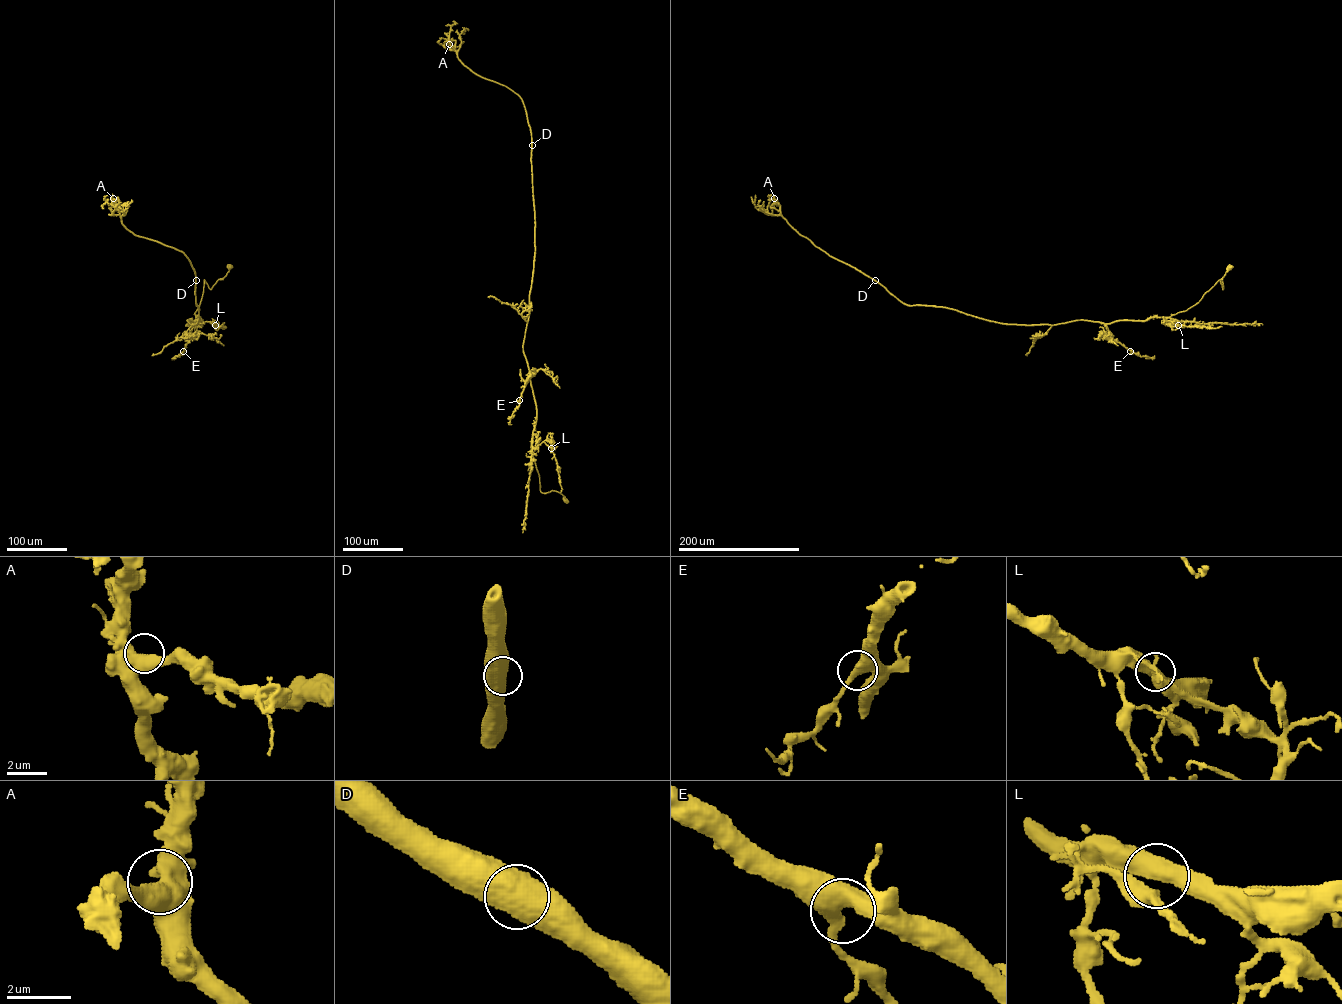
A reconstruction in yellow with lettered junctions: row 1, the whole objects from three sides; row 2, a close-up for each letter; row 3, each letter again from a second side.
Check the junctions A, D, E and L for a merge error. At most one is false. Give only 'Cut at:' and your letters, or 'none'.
Cut at: none

